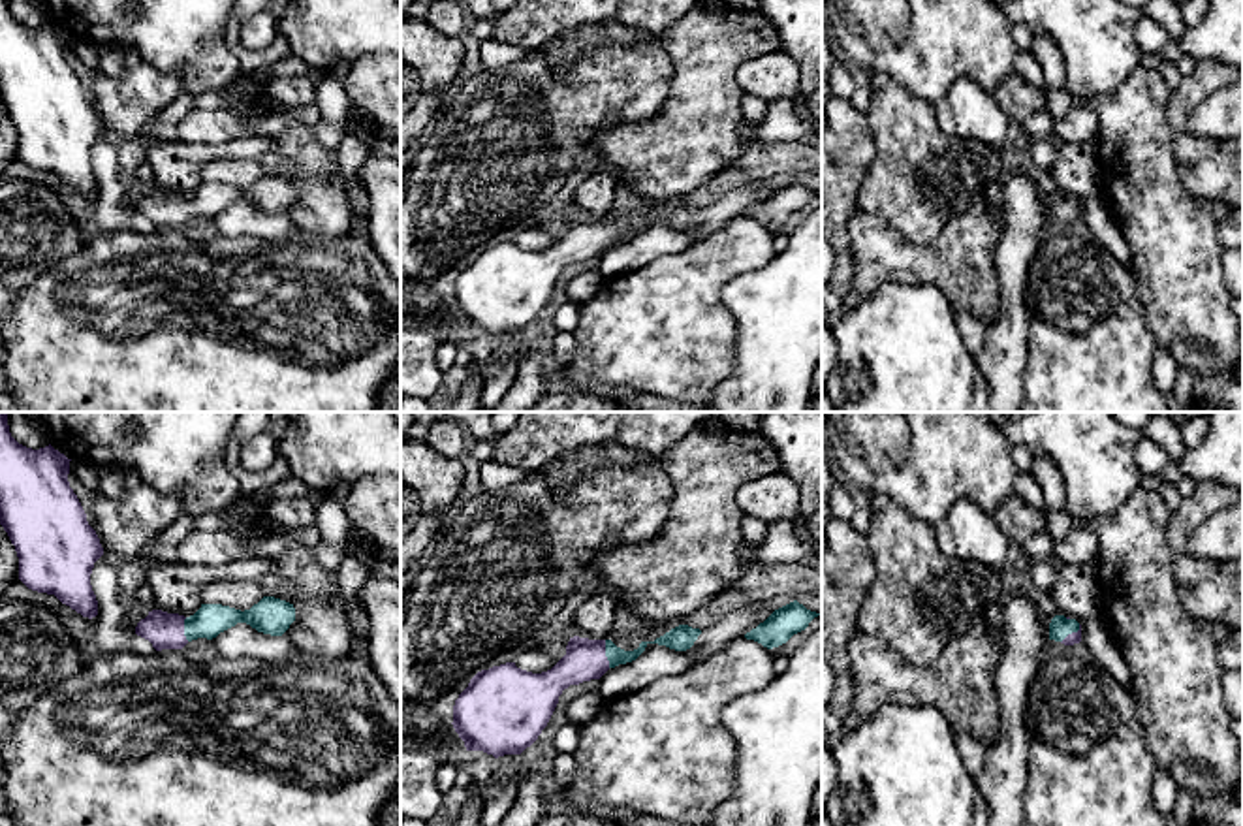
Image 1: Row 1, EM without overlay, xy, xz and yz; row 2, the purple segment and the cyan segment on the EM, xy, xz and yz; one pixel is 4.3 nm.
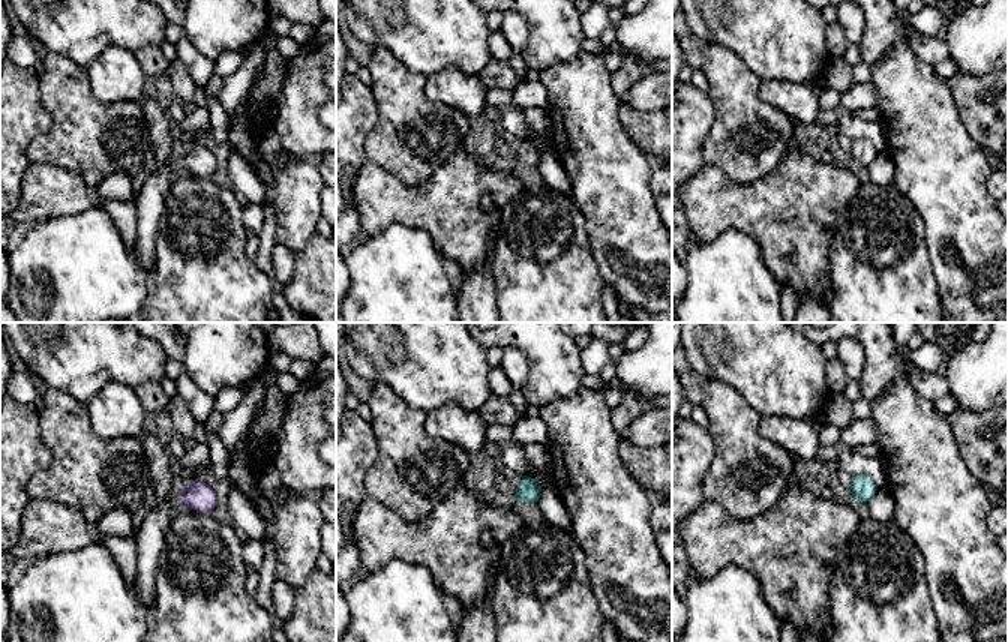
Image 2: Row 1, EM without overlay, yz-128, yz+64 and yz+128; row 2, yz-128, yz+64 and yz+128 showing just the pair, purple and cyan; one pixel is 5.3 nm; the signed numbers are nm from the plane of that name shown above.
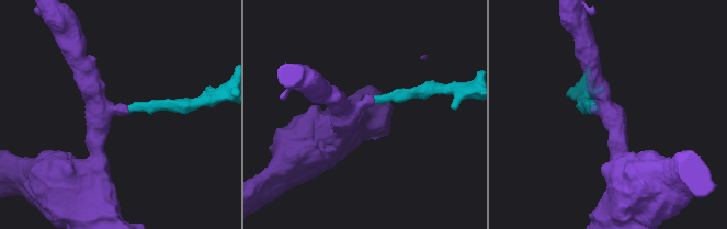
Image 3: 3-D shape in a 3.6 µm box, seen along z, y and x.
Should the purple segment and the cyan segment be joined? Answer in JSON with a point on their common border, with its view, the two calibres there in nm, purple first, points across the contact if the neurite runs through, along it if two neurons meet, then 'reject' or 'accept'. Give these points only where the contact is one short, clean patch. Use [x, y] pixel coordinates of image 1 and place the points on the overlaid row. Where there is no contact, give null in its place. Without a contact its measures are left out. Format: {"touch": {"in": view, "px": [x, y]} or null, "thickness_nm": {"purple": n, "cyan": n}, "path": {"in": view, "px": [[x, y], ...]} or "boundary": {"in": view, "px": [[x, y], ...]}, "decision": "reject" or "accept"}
{"touch": {"in": "xz", "px": [604, 653]}, "thickness_nm": {"purple": 180, "cyan": 80}, "path": {"in": "xz", "px": [[585, 659], [604, 653], [615, 655]]}, "decision": "accept"}

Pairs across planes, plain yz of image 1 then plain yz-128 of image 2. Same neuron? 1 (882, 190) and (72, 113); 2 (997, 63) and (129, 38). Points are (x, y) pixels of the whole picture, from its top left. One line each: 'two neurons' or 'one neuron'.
1: one neuron
2: one neuron

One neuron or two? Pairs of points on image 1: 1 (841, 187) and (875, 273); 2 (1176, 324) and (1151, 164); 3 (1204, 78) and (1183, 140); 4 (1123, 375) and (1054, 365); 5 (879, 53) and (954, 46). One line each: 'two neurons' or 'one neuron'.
1: two neurons
2: one neuron
3: one neuron
4: one neuron
5: one neuron

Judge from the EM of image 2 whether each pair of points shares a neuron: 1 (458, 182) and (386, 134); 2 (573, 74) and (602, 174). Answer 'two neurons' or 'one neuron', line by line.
1: two neurons
2: one neuron

